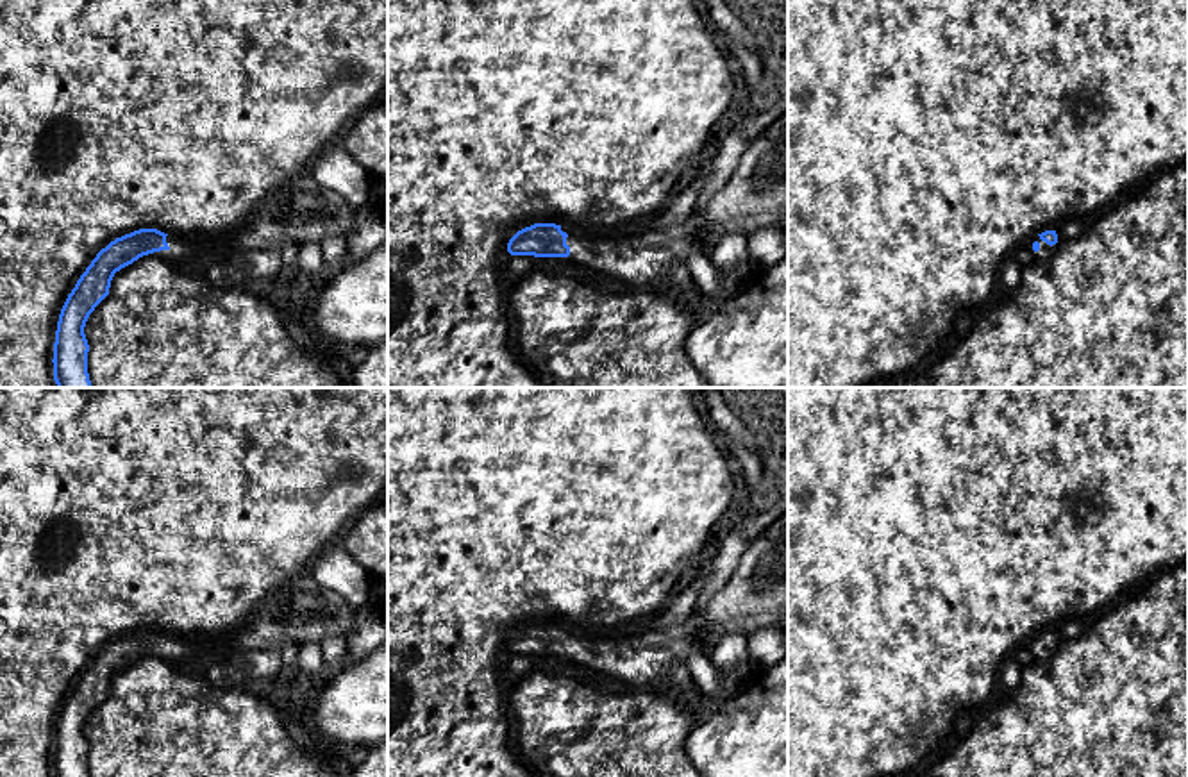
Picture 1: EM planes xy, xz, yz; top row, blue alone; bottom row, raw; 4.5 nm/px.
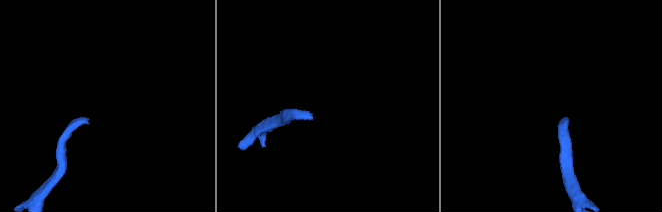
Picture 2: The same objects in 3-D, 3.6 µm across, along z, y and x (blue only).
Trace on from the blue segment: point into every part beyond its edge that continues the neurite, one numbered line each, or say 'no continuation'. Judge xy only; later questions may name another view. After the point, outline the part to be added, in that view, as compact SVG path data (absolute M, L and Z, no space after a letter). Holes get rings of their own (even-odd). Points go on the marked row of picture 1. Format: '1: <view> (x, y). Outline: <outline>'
1: xy (301, 209). Outline: M309 170L284 180L254 209L248 221L227 238L191 239L168 234L168 250L154 252L170 263L195 261L216 243L238 254L280 250L284 245L322 241L329 236L348 239L356 232L357 209L339 193L318 182Z

